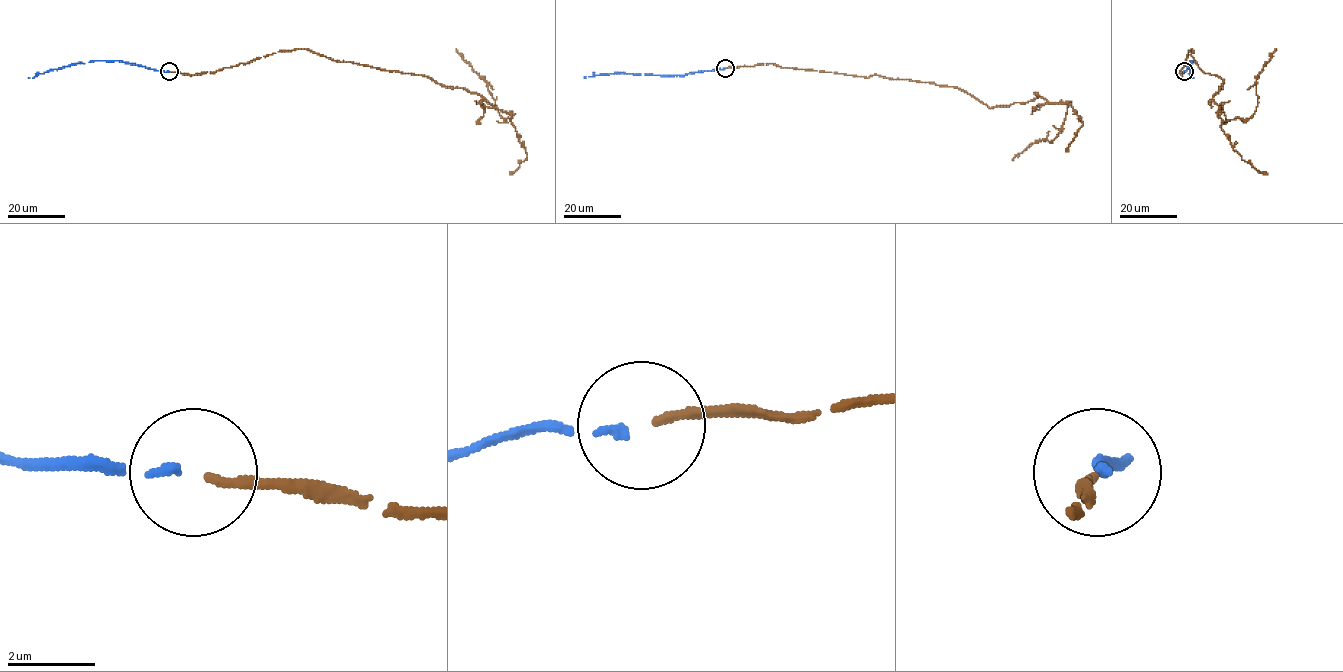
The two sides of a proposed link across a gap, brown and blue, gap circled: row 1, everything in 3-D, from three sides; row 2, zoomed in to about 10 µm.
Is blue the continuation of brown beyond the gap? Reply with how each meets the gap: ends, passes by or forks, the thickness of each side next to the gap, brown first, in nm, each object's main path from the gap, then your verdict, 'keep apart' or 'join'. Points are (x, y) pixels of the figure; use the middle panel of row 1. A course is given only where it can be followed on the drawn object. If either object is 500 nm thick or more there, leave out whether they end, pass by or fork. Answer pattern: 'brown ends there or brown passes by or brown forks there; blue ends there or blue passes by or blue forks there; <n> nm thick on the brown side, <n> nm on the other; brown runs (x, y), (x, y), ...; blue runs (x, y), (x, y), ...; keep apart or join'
brown ends there; blue ends there; 200 nm thick on the brown side, 190 nm on the other; brown runs (726, 68), (908, 79), (957, 87), (989, 108), (1039, 97), (1067, 103), (1057, 136), (1012, 160); blue runs (724, 68), (683, 75), (612, 73), (584, 77); join

